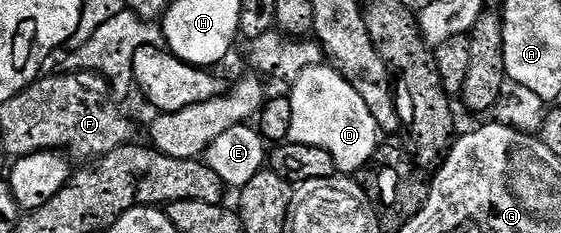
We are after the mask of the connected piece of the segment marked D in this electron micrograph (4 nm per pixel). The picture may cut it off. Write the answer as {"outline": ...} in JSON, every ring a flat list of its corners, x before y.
{"outline":[[329,63,312,65,299,75,299,79,291,82,291,91,288,90,287,96,291,103,291,131,289,132,289,141,294,145,310,145,311,147,323,147,332,155,333,162,338,170,345,175,353,175,365,168,365,164,373,158,373,153,379,147,379,130,375,123,375,115,367,111,367,103,351,87,347,79,336,67]]}

